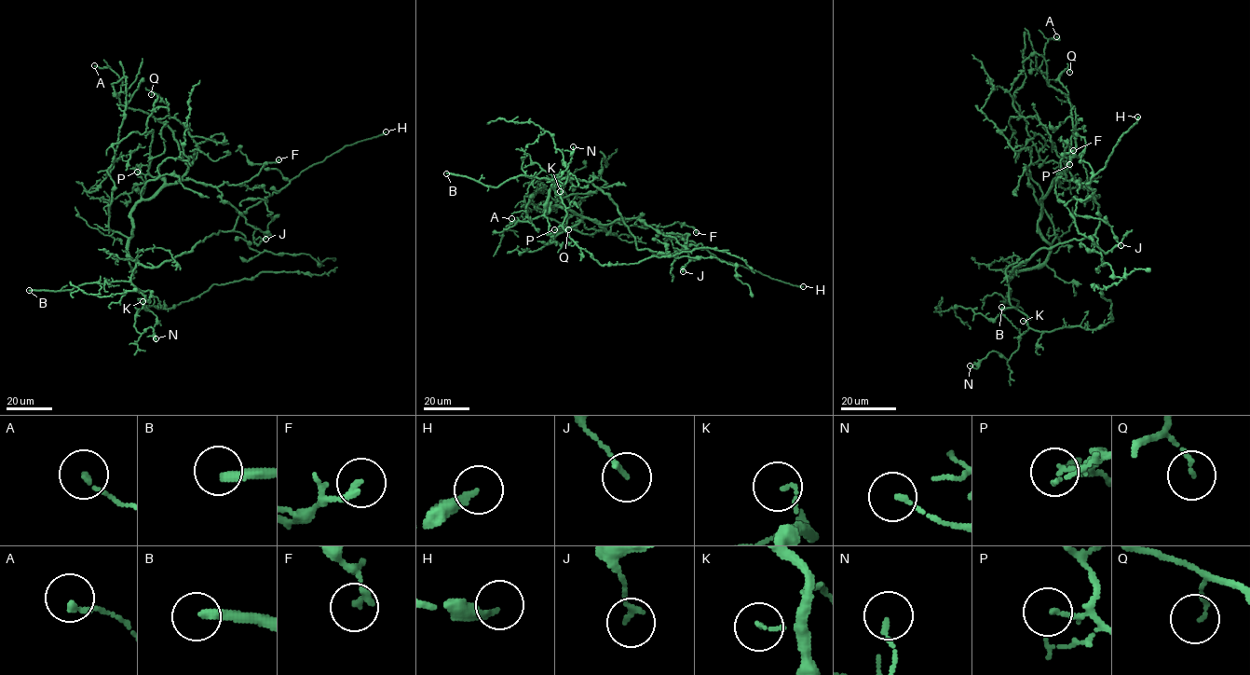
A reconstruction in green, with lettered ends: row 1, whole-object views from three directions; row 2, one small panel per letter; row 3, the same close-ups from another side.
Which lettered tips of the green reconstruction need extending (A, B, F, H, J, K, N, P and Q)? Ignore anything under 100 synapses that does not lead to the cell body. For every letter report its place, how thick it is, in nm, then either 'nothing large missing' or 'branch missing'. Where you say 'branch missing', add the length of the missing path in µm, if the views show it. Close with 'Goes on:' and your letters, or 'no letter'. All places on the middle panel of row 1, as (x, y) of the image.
A: (511, 218) | 150 nm | nothing large missing
B: (446, 173) | 300 nm | branch missing | 60 µm
F: (696, 232) | 220 nm | nothing large missing
H: (803, 286) | 240 nm | branch missing | 120 µm
J: (683, 271) | 160 nm | nothing large missing
K: (560, 191) | 90 nm | nothing large missing
N: (573, 146) | 100 nm | nothing large missing
P: (554, 229) | 140 nm | nothing large missing
Q: (568, 229) | 130 nm | nothing large missing
Goes on: B, H

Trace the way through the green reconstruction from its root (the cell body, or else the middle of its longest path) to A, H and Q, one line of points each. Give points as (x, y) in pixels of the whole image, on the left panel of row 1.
A: (145, 267), (128, 250), (131, 211), (176, 183), (187, 164), (171, 130), (123, 106), (122, 80), (94, 65)
H: (145, 267), (159, 267), (213, 233), (231, 231), (240, 213), (304, 170), (347, 145), (386, 131)
Q: (145, 267), (128, 250), (131, 211), (176, 183), (197, 150), (189, 131), (169, 116), (156, 94), (151, 94)

